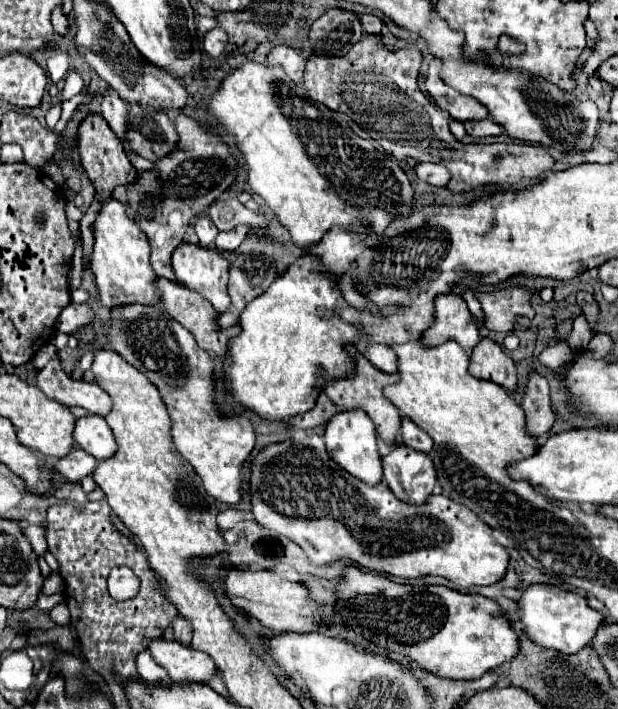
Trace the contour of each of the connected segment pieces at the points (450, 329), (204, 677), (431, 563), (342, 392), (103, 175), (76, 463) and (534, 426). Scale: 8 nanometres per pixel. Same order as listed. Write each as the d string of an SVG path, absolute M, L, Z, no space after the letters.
M453 293L435 299L435 323L423 333L421 343L425 347L437 347L447 339L457 341L465 351L471 351L481 341L465 301Z
M155 639L149 651L175 683L207 683L217 673L215 661L209 655L177 641Z
M297 433L291 441L265 447L251 465L251 505L255 521L295 541L313 565L347 561L369 571L395 575L403 579L419 579L439 575L455 585L493 585L507 573L509 553L493 539L493 529L467 507L461 507L445 495L431 495L425 505L407 505L399 501L387 485L369 487L341 469L325 451L319 435Z
M355 355L357 357L357 369L355 369L355 377L351 379L339 379L339 381L333 381L325 387L325 393L329 395L329 399L343 411L347 409L363 409L371 421L375 423L377 427L377 433L379 437L387 443L387 445L395 445L401 441L401 413L397 411L397 407L393 407L393 403L389 403L383 395L383 387L389 385L389 383L397 383L397 373L395 375L387 375L387 373L381 373L377 371L367 359L365 355Z
M89 115L77 131L77 143L79 143L79 155L81 155L81 165L89 179L93 181L97 189L97 199L109 199L113 195L113 189L117 185L125 185L133 181L133 175L137 175L137 169L131 165L131 161L125 155L125 149L117 135L111 131L111 127L105 123L103 117L99 115Z
M73 449L69 455L65 455L63 459L57 461L57 471L71 483L79 483L83 477L91 475L97 467L97 459L93 459L93 455L81 451L81 449Z
M539 373L529 375L529 385L521 407L527 415L529 433L537 435L537 439L543 443L545 435L549 435L555 423L555 413L549 405L549 383Z

